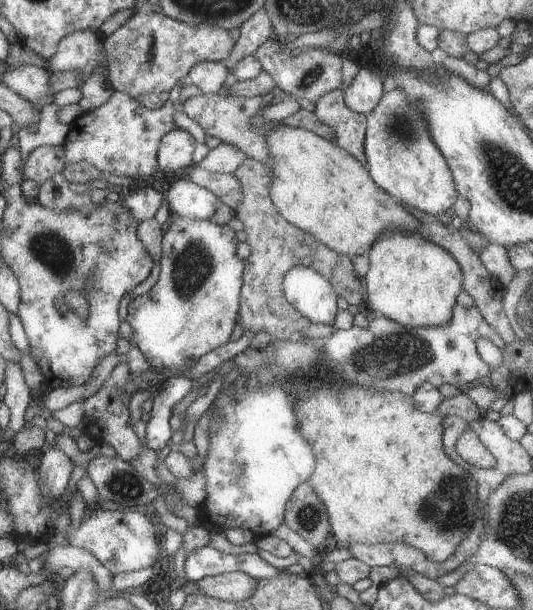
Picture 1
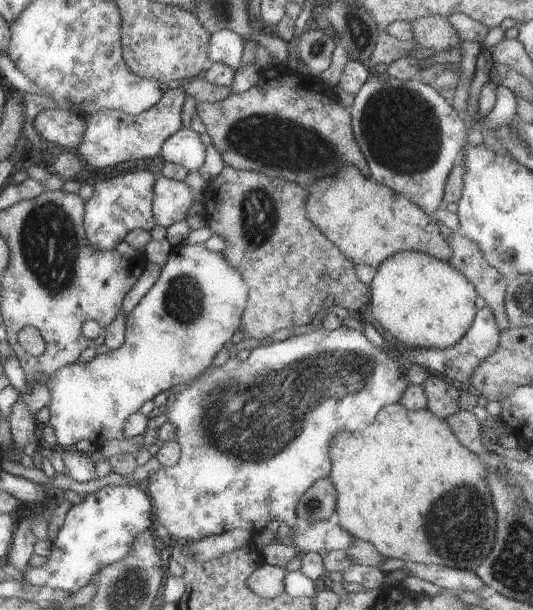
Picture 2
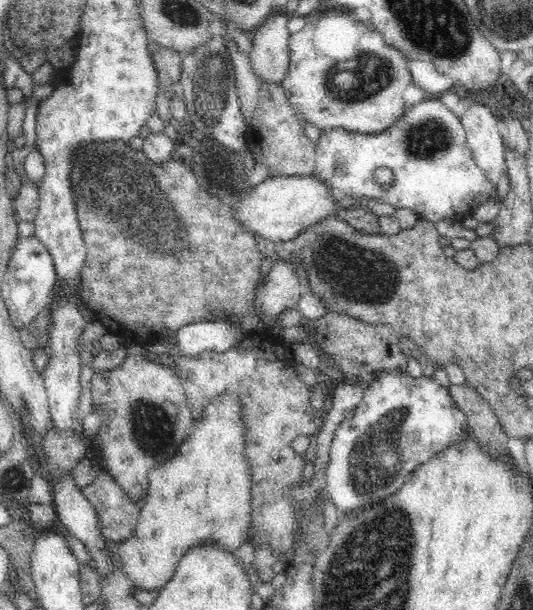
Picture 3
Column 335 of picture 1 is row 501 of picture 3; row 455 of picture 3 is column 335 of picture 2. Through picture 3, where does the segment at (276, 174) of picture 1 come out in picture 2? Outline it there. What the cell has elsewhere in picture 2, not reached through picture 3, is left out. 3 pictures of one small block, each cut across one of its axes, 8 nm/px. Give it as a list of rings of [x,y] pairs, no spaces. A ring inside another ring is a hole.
[[[346,164],[342,172],[315,181],[307,190],[310,220],[354,266],[378,268],[394,254],[405,251],[425,253],[440,261],[448,261],[453,254],[431,216],[385,185],[368,180],[354,166]]]

